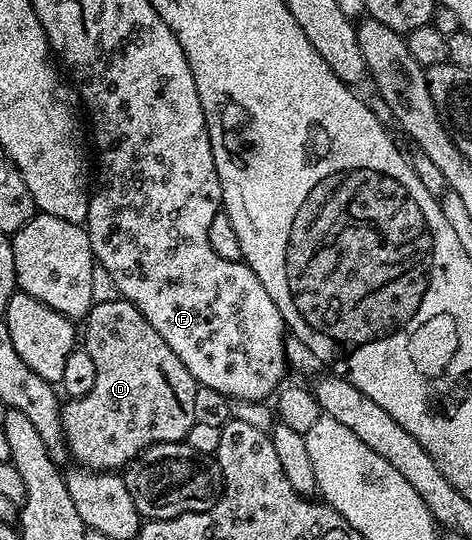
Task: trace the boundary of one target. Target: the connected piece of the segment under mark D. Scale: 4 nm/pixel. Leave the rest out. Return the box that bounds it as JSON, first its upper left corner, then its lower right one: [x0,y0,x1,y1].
[61,299,199,472]

